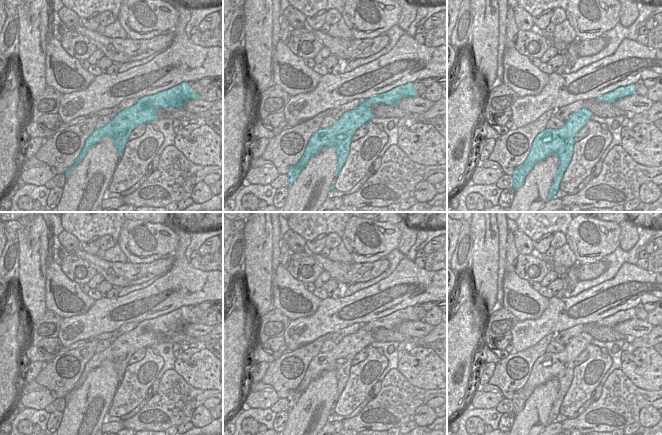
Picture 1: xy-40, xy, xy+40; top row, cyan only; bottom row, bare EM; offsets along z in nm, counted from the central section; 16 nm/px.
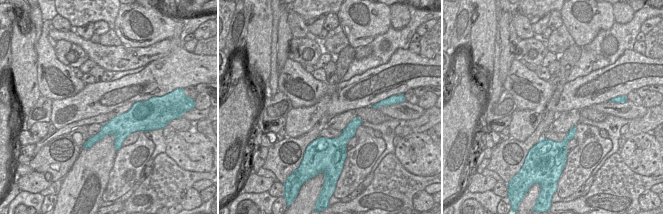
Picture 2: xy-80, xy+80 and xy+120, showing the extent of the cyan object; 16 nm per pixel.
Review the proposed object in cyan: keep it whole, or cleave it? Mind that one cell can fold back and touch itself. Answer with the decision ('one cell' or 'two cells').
one cell

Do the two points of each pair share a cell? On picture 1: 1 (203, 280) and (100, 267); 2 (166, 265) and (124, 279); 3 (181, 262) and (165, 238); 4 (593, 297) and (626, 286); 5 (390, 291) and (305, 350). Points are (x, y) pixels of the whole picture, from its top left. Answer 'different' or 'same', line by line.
1: different
2: same
3: different
4: same
5: different

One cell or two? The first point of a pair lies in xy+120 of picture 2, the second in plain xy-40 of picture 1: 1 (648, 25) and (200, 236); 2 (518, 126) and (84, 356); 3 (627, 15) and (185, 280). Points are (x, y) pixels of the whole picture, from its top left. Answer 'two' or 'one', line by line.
1: two
2: two
3: one

